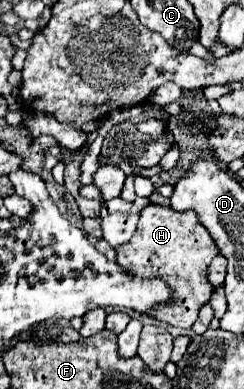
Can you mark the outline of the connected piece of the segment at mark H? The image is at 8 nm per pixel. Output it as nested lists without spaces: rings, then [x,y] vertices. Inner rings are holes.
[[[147,205],[141,211],[135,235],[115,249],[117,263],[129,269],[137,279],[163,279],[167,281],[177,301],[154,307],[149,315],[143,317],[143,323],[167,323],[183,329],[191,329],[197,319],[199,309],[209,303],[213,287],[207,281],[207,267],[213,257],[219,253],[209,231],[199,223],[195,211],[173,211],[163,205]]]

